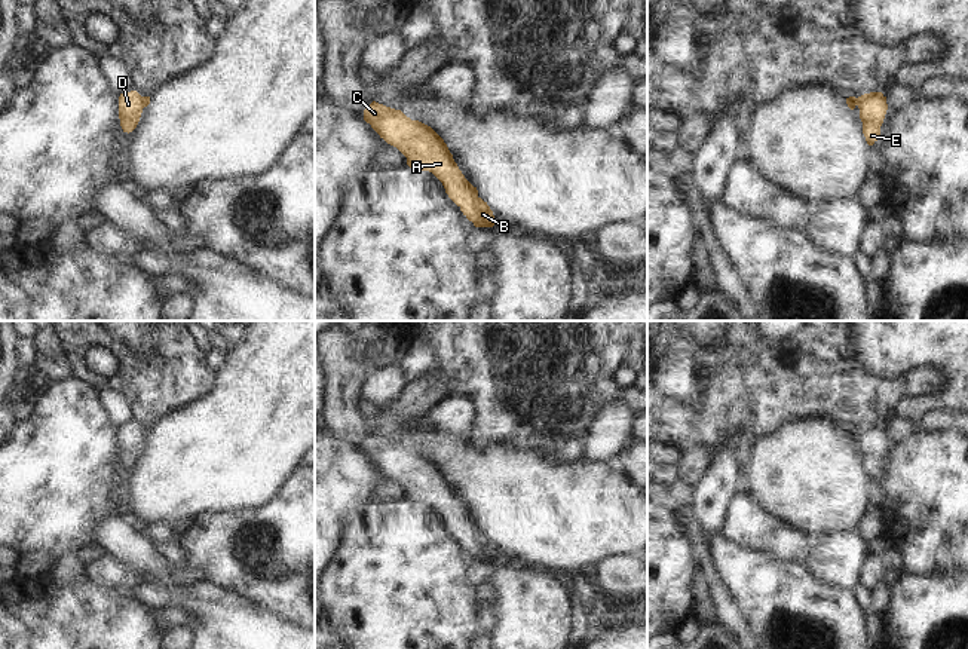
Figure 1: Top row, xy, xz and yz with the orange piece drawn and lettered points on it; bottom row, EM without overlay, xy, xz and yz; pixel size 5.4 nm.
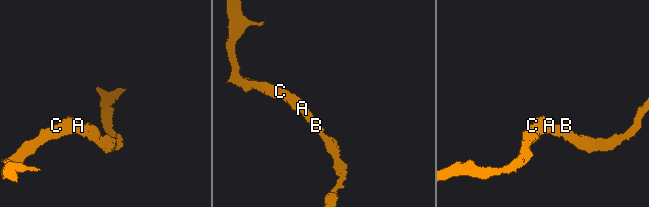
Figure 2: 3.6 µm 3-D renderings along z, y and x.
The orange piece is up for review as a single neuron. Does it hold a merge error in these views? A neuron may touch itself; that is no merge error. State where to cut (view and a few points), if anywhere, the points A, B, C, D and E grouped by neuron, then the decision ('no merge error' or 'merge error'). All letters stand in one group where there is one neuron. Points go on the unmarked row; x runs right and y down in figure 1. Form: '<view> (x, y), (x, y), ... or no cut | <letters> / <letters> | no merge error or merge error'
no cut | A B C D E | no merge error

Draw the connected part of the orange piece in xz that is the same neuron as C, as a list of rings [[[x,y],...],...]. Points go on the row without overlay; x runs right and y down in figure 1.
[[[373,434],[364,443],[364,453],[387,477],[396,480],[410,500],[432,505],[448,530],[475,560],[493,560],[494,548],[462,506],[444,472],[428,457],[411,453],[401,443]]]

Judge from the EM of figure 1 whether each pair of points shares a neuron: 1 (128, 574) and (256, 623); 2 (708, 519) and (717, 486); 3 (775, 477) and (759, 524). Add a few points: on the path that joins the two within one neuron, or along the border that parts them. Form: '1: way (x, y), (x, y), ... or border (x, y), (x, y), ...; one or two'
1: border (115, 557), (137, 569), (143, 576), (143, 582); two
2: way (710, 511), (714, 493); one
3: border (746, 493), (768, 514), (793, 529); two

